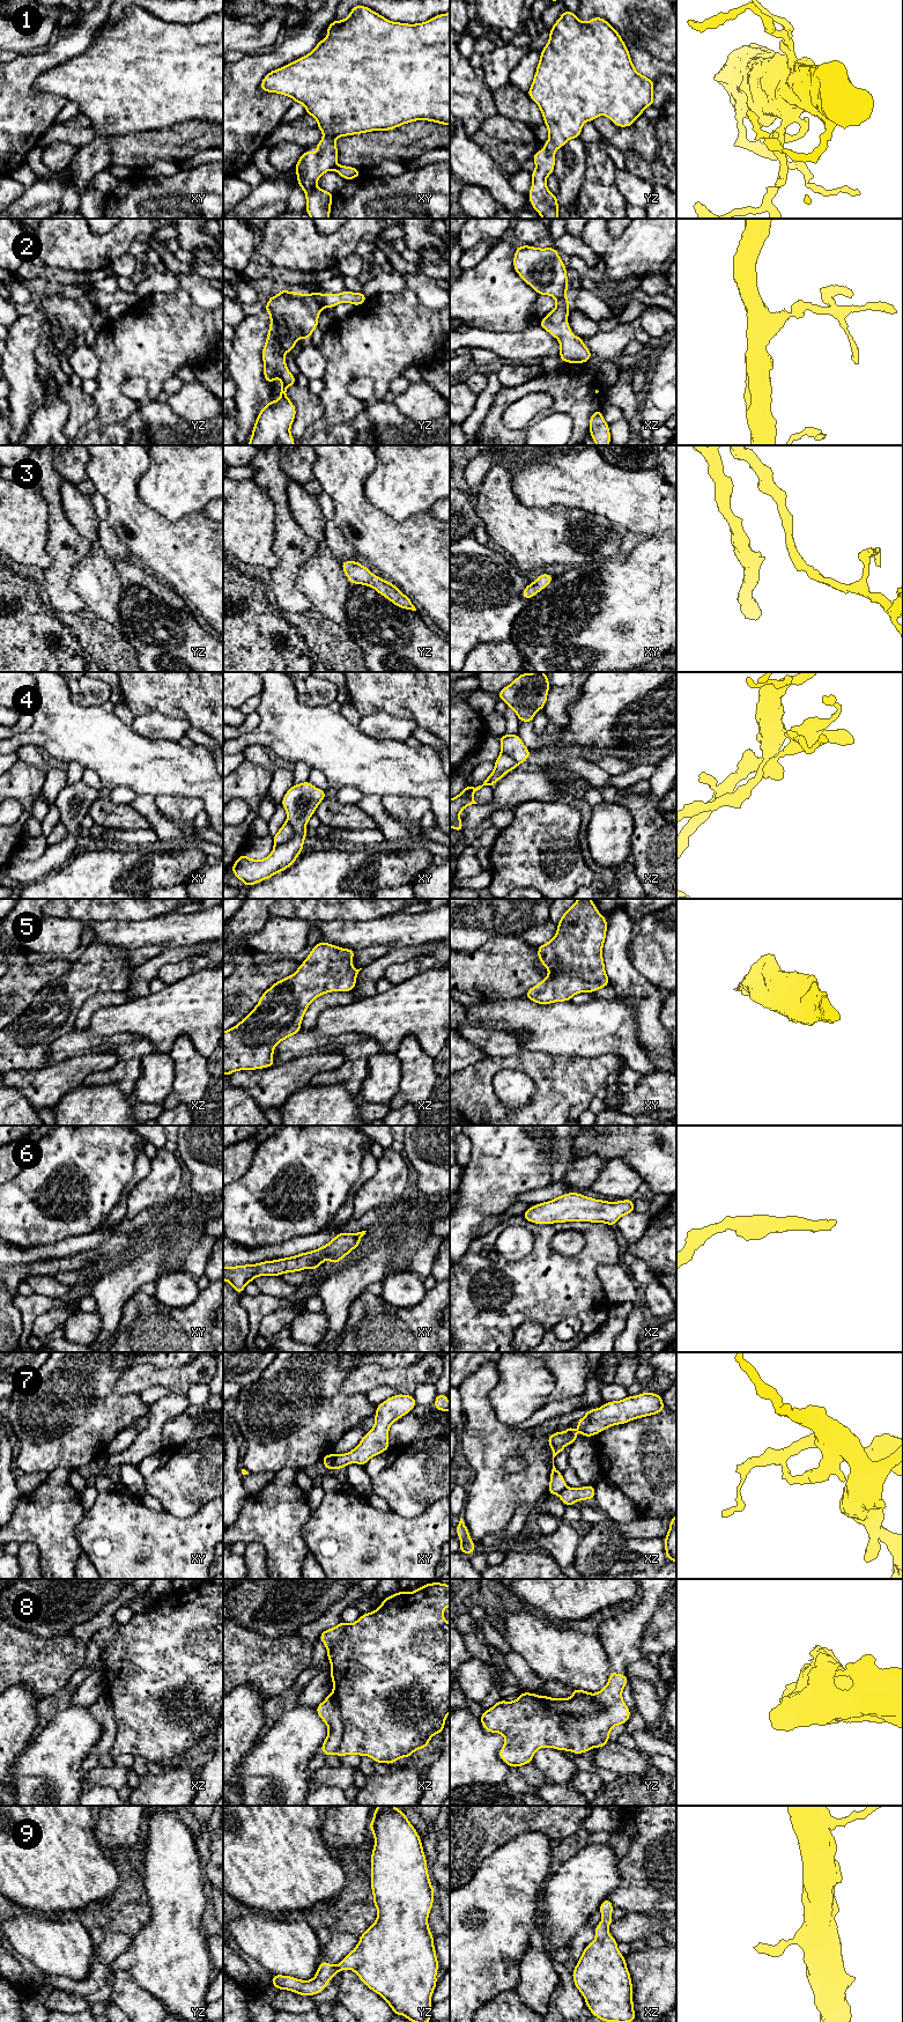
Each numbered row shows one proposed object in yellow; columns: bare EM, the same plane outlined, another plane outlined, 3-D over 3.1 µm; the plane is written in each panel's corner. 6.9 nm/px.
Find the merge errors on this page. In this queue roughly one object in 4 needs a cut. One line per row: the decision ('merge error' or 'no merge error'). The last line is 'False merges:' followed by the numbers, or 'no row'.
1: no merge error
2: no merge error
3: no merge error
4: merge error
5: no merge error
6: no merge error
7: merge error
8: merge error
9: no merge error
False merges: 4, 7, 8

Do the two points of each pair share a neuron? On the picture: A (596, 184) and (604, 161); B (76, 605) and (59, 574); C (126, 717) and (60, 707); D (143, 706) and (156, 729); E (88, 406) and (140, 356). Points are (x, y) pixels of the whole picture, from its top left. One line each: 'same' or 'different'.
A: same
B: same
C: different
D: different
E: different

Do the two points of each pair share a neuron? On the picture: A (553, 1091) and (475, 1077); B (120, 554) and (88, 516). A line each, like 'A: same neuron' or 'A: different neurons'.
A: same neuron
B: different neurons

